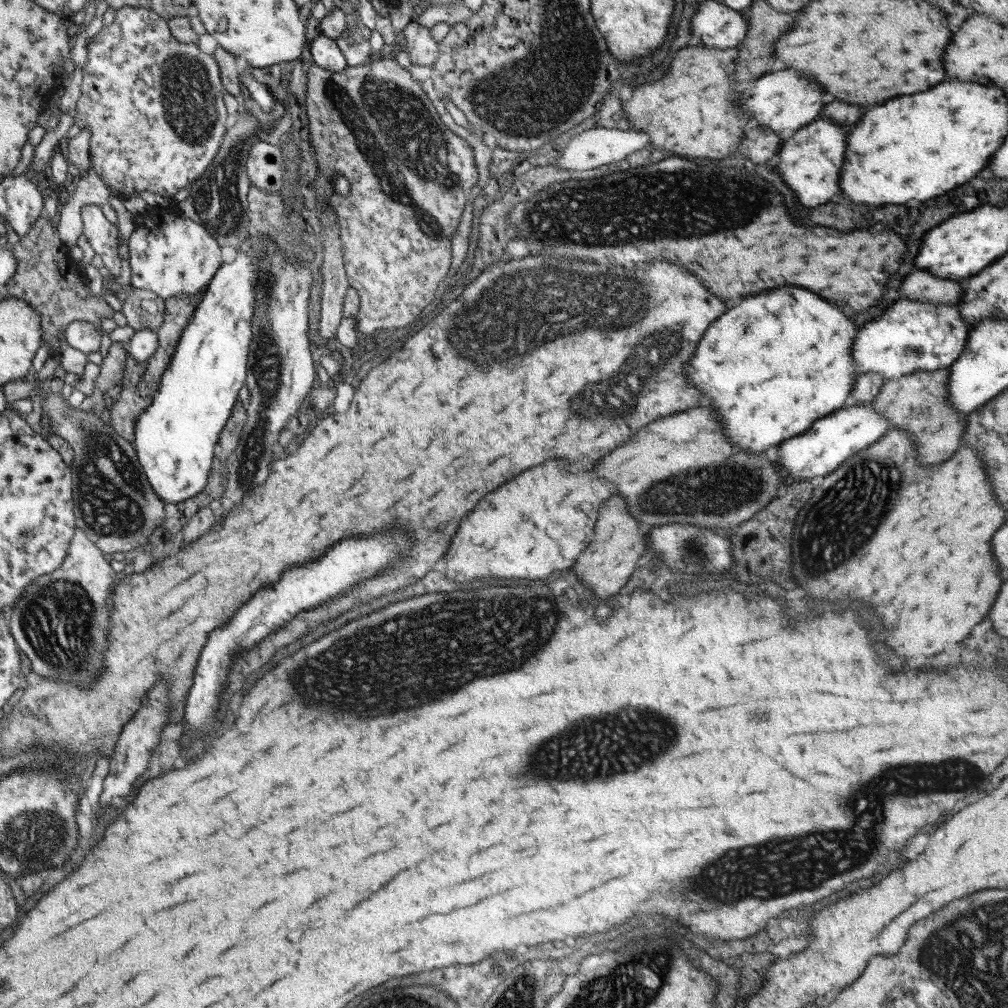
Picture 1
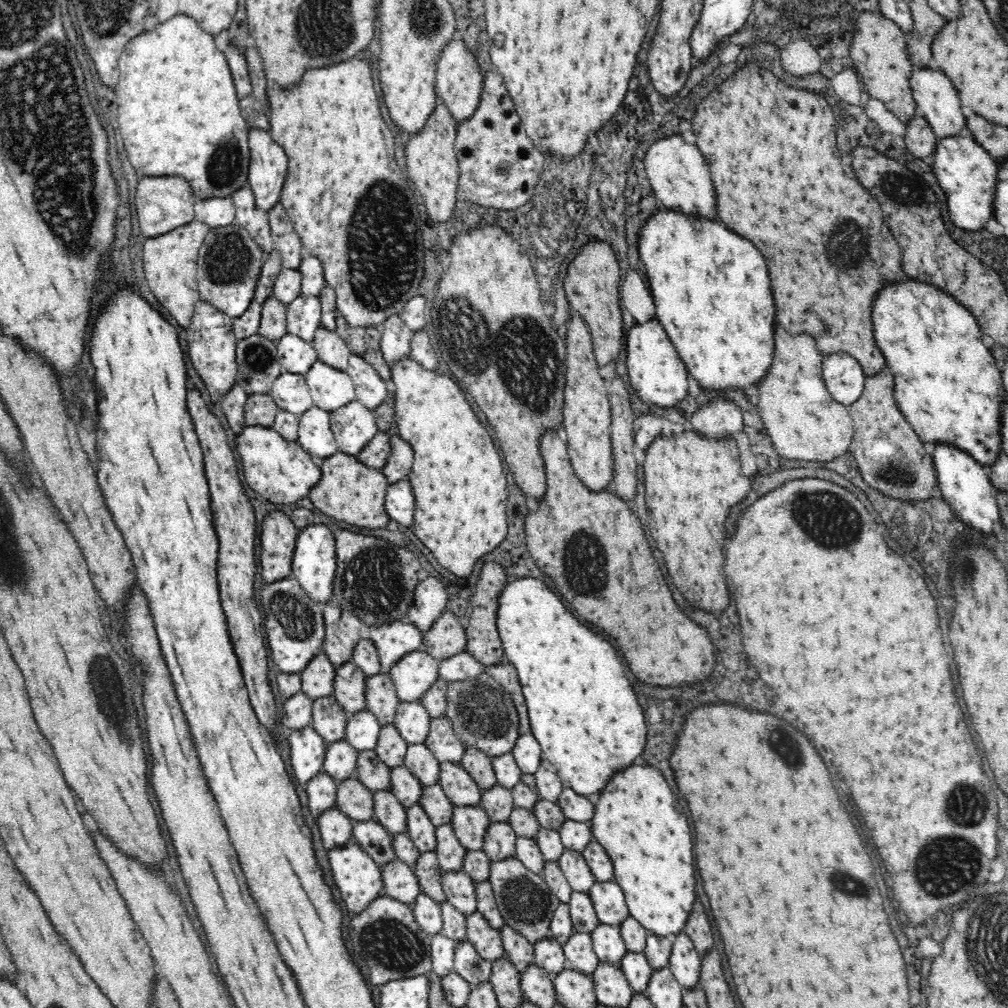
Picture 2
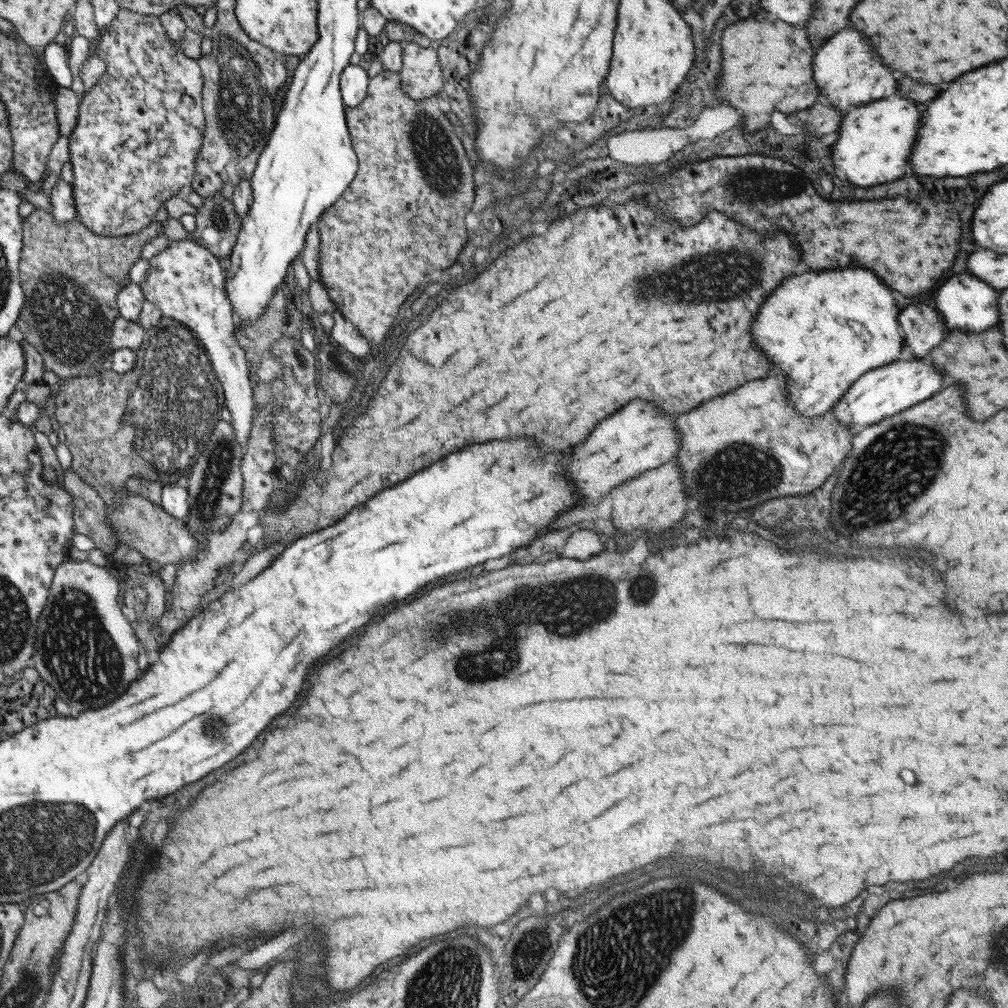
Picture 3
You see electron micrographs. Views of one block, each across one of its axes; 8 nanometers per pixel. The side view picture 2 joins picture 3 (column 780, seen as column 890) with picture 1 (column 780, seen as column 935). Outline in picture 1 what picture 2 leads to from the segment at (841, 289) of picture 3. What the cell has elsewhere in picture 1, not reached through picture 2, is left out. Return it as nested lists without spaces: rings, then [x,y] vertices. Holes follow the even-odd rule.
[[[784,285],[780,288],[770,289],[768,291],[760,292],[758,294],[746,296],[740,299],[742,302],[730,304],[730,310],[720,316],[718,320],[712,322],[712,326],[706,330],[704,338],[700,340],[694,358],[690,360],[690,376],[694,380],[694,385],[698,384],[704,397],[712,400],[712,404],[716,406],[720,423],[725,430],[728,441],[734,444],[740,444],[742,448],[750,448],[754,452],[765,451],[772,444],[781,444],[781,441],[787,441],[790,438],[801,436],[806,430],[809,430],[812,423],[819,418],[825,417],[830,413],[842,408],[849,400],[851,391],[853,390],[854,382],[859,378],[857,374],[857,367],[855,366],[855,359],[850,355],[850,350],[854,346],[854,338],[858,334],[858,328],[852,320],[848,320],[842,307],[834,305],[834,303],[826,301],[822,295],[816,294],[810,289],[806,289],[796,285]]]

